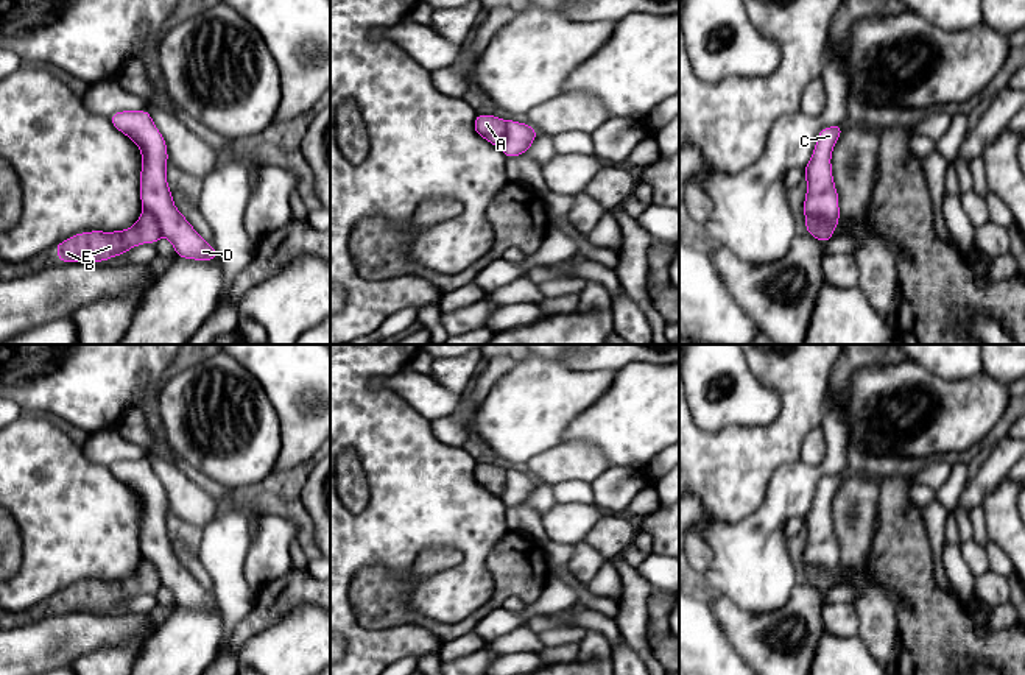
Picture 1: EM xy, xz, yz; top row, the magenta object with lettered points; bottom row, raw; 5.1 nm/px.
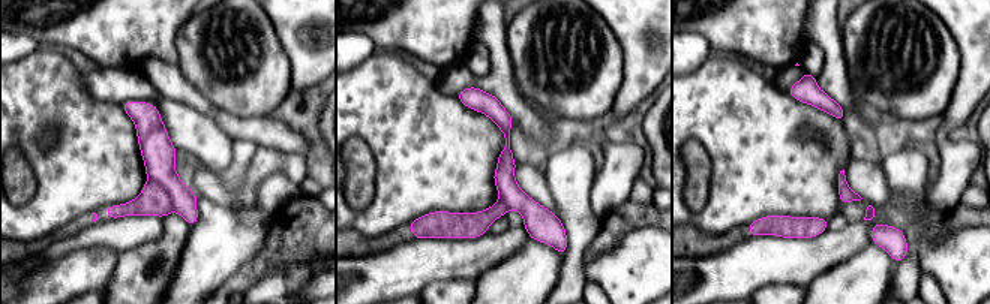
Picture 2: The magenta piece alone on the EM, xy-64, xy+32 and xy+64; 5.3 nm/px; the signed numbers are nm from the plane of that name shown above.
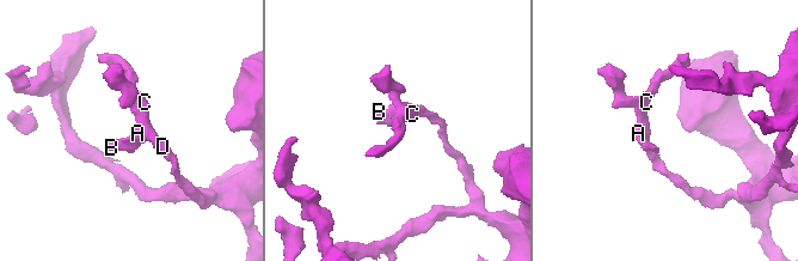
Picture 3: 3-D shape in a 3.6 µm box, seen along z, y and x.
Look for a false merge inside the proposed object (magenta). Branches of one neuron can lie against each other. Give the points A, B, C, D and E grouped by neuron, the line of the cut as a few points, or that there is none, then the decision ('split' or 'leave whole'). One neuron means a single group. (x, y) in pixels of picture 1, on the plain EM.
groups A B E / C D; cut yz (806, 565), (821, 568), (832, 579); split

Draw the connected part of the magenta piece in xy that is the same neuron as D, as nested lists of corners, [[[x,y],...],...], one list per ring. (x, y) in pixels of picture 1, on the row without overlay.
[[[123,460],[109,466],[111,472],[134,489],[142,500],[140,550],[176,600],[178,606],[195,610],[218,608],[210,595],[176,558],[167,532],[167,493],[148,460]]]

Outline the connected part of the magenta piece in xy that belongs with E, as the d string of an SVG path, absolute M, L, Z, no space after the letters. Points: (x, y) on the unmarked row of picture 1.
M142 561L137 572L126 580L90 580L79 581L55 595L61 613L93 610L103 611L120 605L142 592L156 592L162 586L156 567Z

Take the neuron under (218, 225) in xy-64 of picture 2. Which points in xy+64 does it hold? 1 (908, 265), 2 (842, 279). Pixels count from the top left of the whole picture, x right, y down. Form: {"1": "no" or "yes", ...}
{"1": "no", "2": "yes"}

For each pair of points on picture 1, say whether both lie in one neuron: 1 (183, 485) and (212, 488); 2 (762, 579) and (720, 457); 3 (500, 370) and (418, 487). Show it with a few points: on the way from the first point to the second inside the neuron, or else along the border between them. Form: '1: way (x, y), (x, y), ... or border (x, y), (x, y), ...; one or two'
1: border (200, 487), (214, 499); two
2: border (767, 491), (737, 521), (717, 523), (706, 512); two
3: border (430, 421), (432, 432), (441, 441), (461, 448); two

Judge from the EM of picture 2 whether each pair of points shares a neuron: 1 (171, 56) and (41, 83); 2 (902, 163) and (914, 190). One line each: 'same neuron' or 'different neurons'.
1: different neurons
2: same neuron

